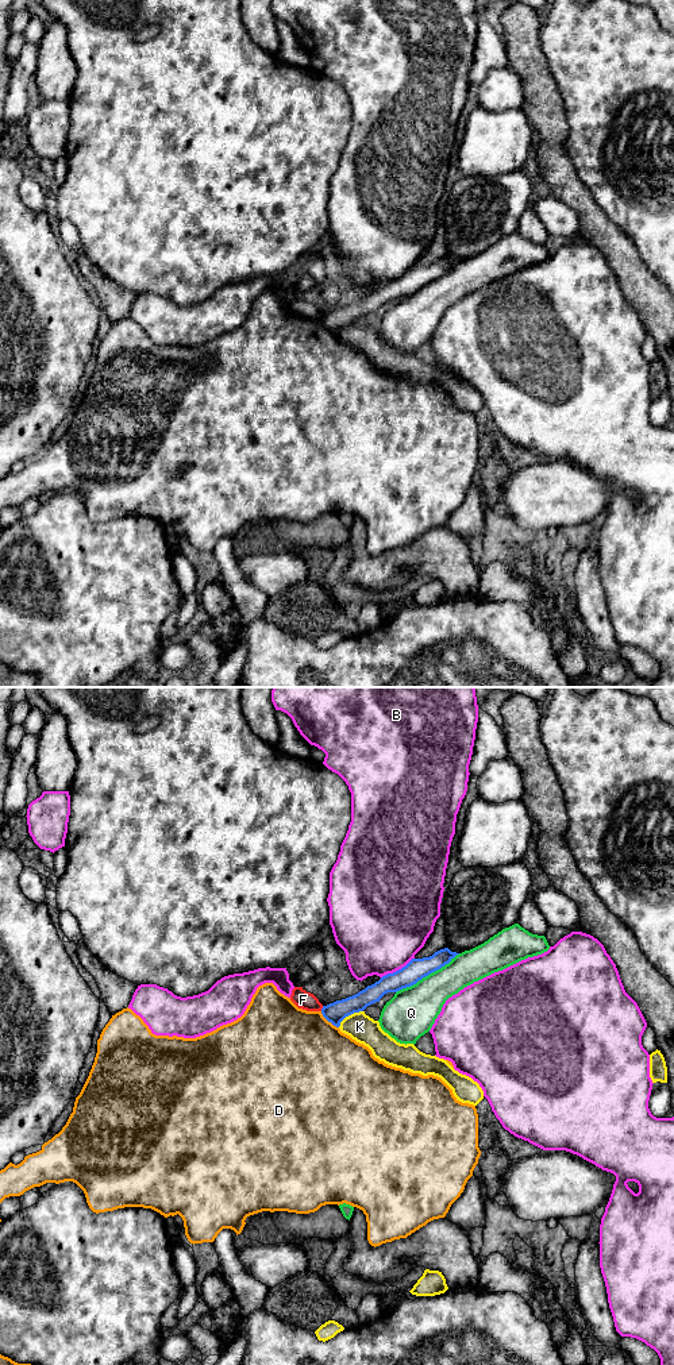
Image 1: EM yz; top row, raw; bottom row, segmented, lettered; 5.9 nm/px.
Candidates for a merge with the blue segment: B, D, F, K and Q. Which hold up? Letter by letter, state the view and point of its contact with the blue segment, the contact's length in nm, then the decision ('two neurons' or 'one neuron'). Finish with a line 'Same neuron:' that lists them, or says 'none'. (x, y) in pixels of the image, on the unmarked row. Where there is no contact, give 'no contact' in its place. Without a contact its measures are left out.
B: yz (399, 278) | 240 nm | two neurons
D: yz (328, 330) | 150 nm | two neurons
F: yz (322, 317) | 40 nm | two neurons
K: yz (349, 323) | 180 nm | two neurons
Q: yz (427, 284) | 440 nm | two neurons
Same neuron: none

